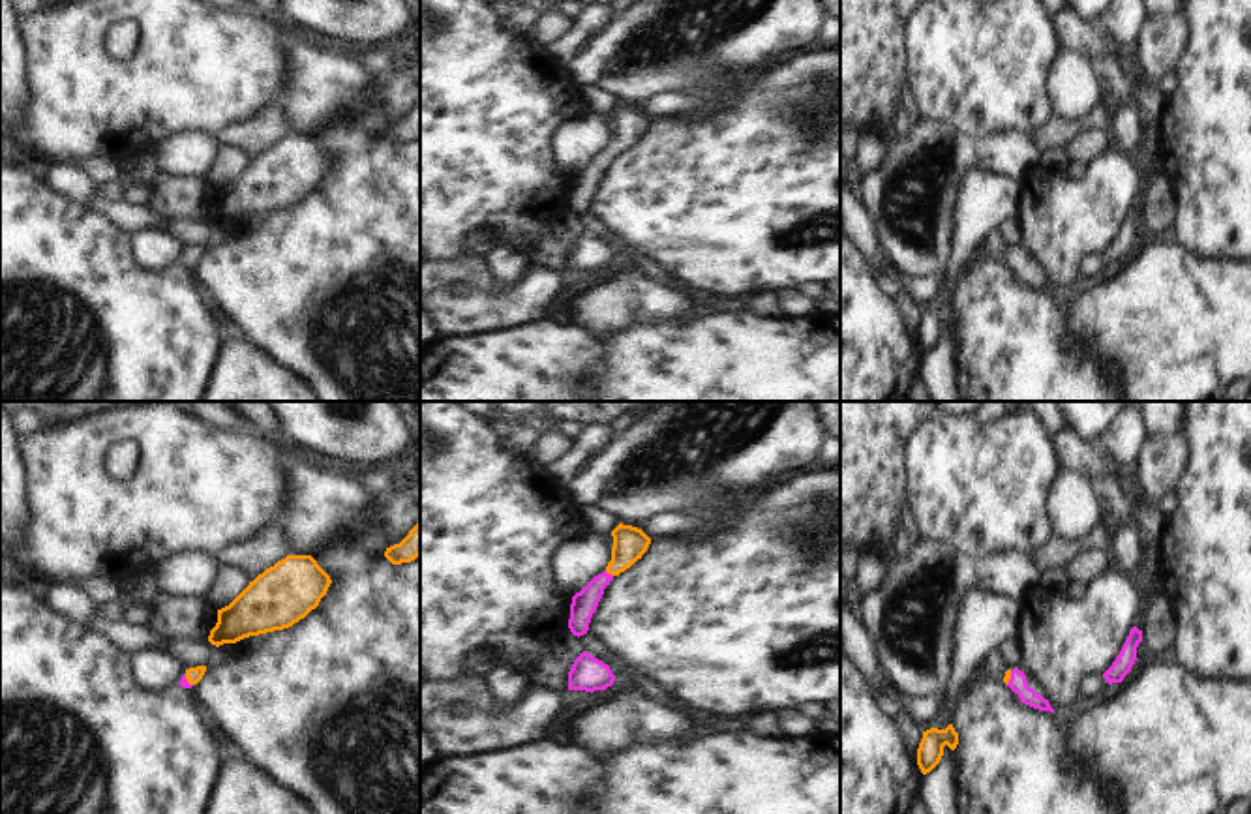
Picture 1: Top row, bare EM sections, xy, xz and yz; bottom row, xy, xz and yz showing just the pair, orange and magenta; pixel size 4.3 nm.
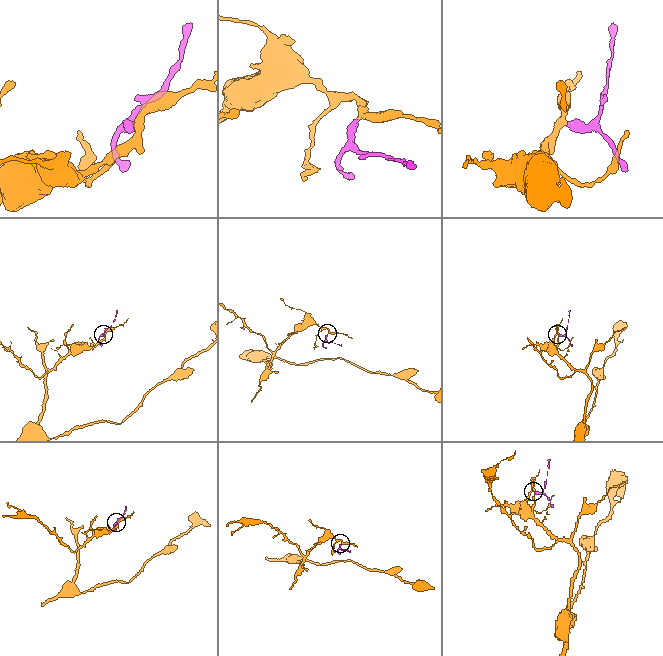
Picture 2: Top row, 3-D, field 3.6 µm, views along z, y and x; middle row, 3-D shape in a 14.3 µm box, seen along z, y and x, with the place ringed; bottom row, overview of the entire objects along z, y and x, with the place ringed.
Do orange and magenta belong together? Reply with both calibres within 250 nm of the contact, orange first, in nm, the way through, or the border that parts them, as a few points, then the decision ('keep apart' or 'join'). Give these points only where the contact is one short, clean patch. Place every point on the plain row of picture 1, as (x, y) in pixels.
140/110 nm | across xz (629, 122), (623, 137), (608, 152), (584, 182) | join

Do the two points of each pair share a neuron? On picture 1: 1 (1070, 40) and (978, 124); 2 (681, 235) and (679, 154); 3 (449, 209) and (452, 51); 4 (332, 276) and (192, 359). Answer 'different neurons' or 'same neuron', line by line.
1: different neurons
2: same neuron
3: same neuron
4: different neurons

